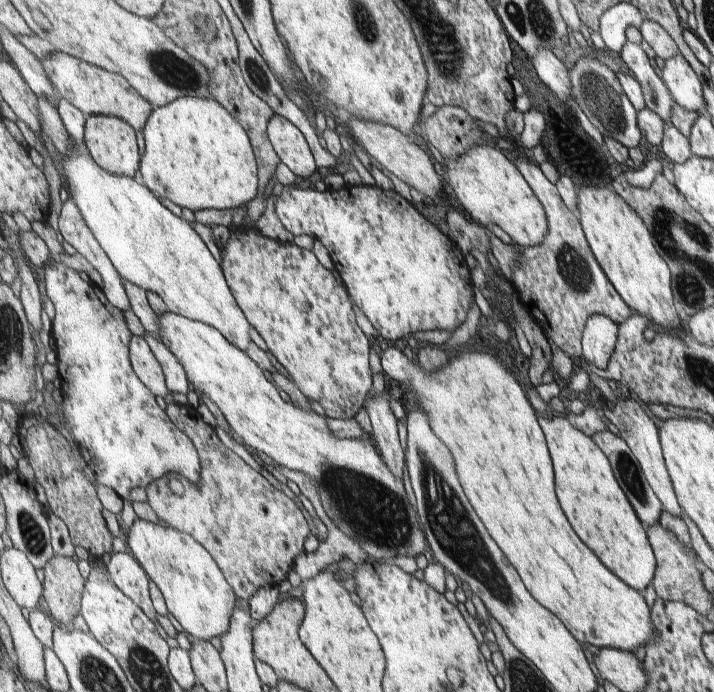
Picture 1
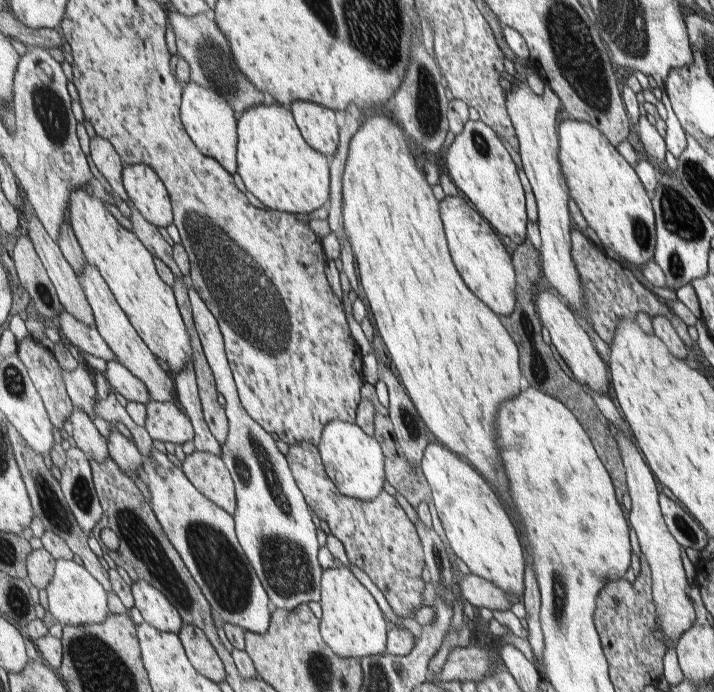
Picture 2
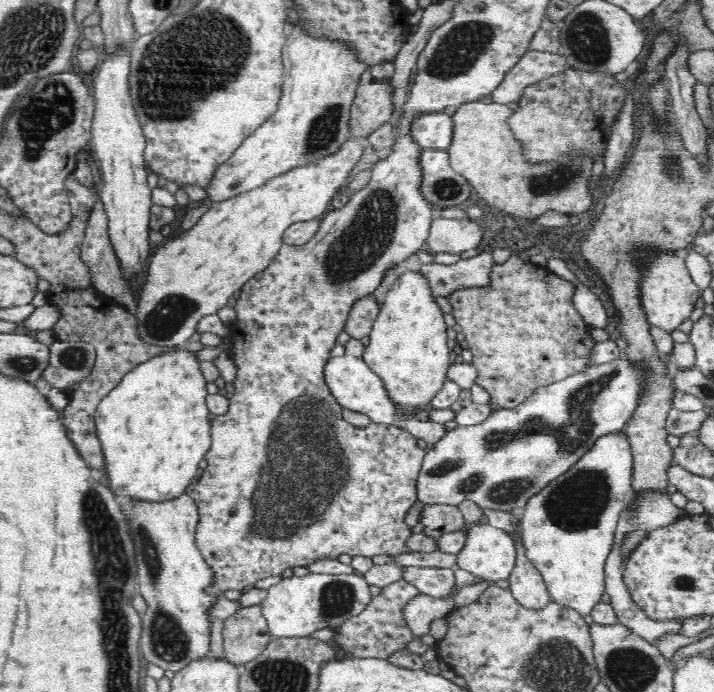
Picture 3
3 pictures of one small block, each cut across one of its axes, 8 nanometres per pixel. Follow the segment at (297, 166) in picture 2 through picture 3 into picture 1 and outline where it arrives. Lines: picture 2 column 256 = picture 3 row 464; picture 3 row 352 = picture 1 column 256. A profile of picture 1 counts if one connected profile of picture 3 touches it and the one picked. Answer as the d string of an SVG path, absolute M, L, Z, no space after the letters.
M181 97L165 106L165 108L154 110L148 123L145 124L145 128L143 128L142 140L143 152L141 164L139 164L139 172L144 185L148 186L159 198L168 198L180 208L188 208L193 212L203 209L237 209L249 204L259 192L258 160L256 152L253 152L253 146L251 146L251 138L249 138L247 130L239 124L239 120L233 114L229 114L229 110L221 106L213 97Z

